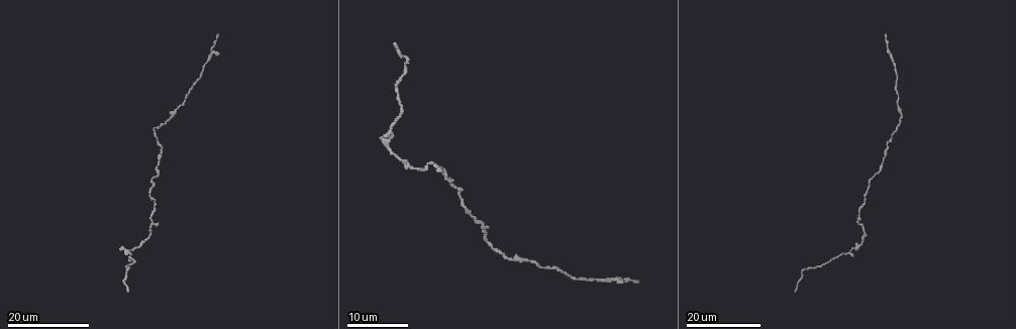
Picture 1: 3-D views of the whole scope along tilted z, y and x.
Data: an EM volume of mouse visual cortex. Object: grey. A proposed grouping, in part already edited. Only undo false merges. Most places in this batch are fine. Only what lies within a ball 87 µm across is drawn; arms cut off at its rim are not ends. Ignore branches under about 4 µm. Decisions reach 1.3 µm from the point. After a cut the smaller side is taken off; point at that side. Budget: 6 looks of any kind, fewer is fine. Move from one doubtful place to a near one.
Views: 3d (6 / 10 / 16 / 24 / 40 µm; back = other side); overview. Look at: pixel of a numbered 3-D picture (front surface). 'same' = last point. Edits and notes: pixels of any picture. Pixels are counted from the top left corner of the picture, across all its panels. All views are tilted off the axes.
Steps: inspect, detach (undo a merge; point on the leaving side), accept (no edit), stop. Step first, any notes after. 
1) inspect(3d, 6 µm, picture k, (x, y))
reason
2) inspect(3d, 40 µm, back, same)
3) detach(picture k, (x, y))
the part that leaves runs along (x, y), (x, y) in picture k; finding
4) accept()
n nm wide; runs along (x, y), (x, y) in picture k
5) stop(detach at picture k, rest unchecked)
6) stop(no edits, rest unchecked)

inspect(3d, 16 µm, picture 1, (480, 224))
sudden change in width

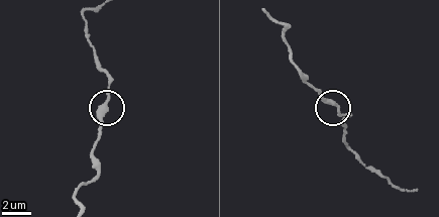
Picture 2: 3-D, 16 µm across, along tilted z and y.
inspect(3d, 10 µm, picture 2, (335, 106))

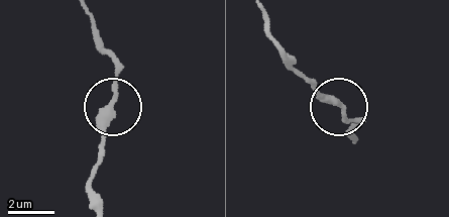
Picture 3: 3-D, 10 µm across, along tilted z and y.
accept()
runs along (99, 203), (92, 182), (103, 115), (117, 83), (113, 50) in picture 3; continuous, no second neuron

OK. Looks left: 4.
inspect(3d, 16 µm, picture 1, (388, 142))
sudden change in width

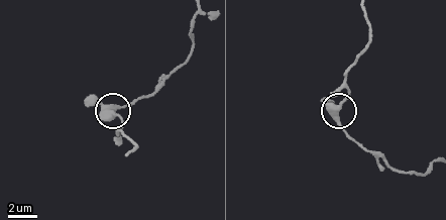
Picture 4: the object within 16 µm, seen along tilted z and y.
inspect(3d, 6 µm, picture 4, (339, 105))
closer look

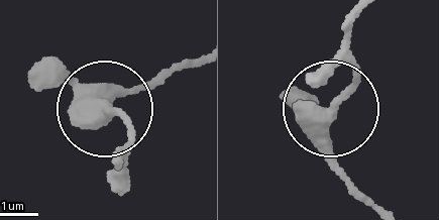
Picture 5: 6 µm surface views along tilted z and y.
accept()
runs along (382, 205), (332, 146), (328, 116), (354, 82), (350, 41) in picture 5; continuous, no second neuron

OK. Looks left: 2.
inspect(3d, 16 µm, picture 1, (154, 130))
thin neck

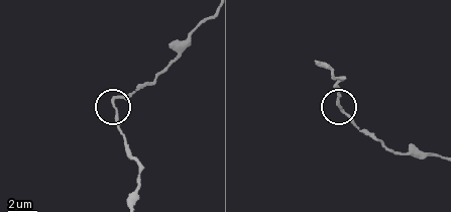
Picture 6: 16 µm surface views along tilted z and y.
inspect(3d, 10 µm, picture 6, (342, 106))

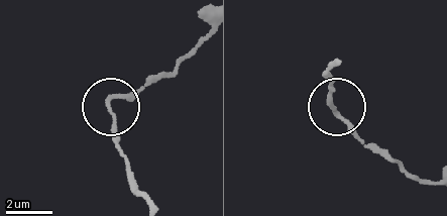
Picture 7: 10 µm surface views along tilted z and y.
accept()
150 nm wide; continuous, no second neuron

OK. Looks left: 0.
stop(no edits, rest unchecked)

